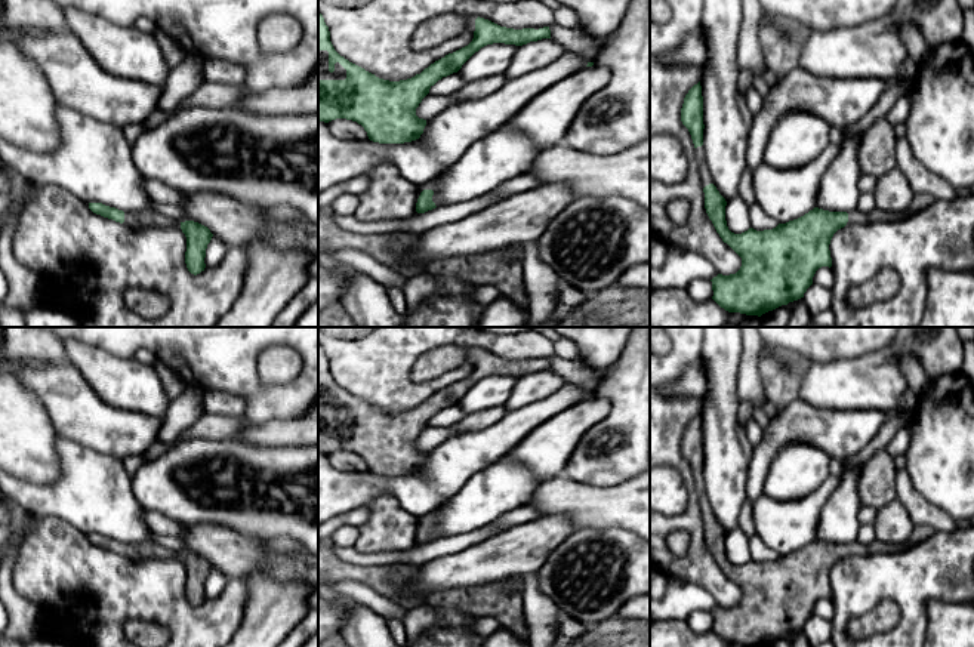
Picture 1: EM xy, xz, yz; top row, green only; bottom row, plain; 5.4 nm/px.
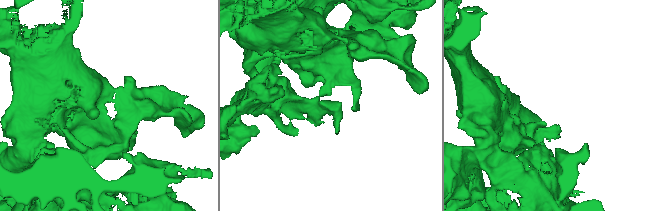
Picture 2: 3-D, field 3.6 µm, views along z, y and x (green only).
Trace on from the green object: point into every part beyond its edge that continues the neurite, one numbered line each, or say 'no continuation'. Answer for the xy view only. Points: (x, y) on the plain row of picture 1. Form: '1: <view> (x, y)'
1: xy (147, 550)

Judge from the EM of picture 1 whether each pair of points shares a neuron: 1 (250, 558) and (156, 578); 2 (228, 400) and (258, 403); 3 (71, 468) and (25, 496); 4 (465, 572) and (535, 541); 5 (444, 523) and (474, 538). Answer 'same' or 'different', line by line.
1: different
2: different
3: same
4: same
5: different

